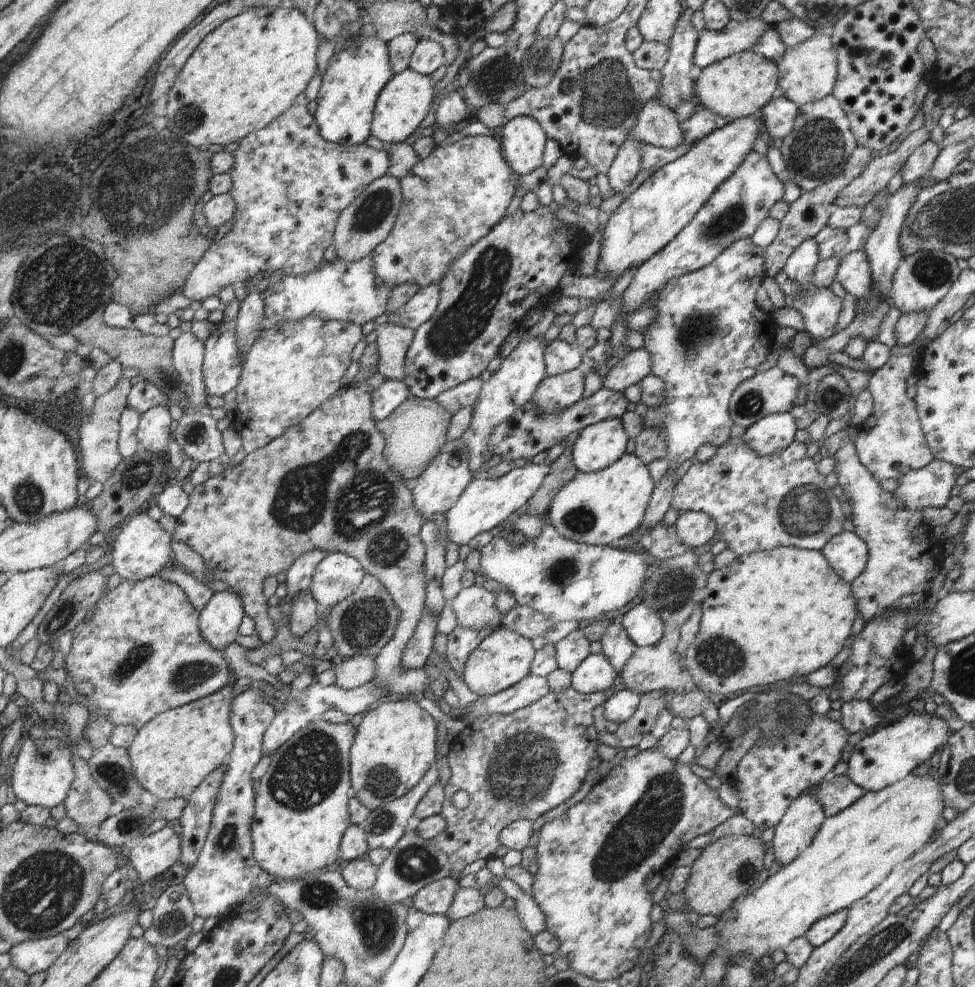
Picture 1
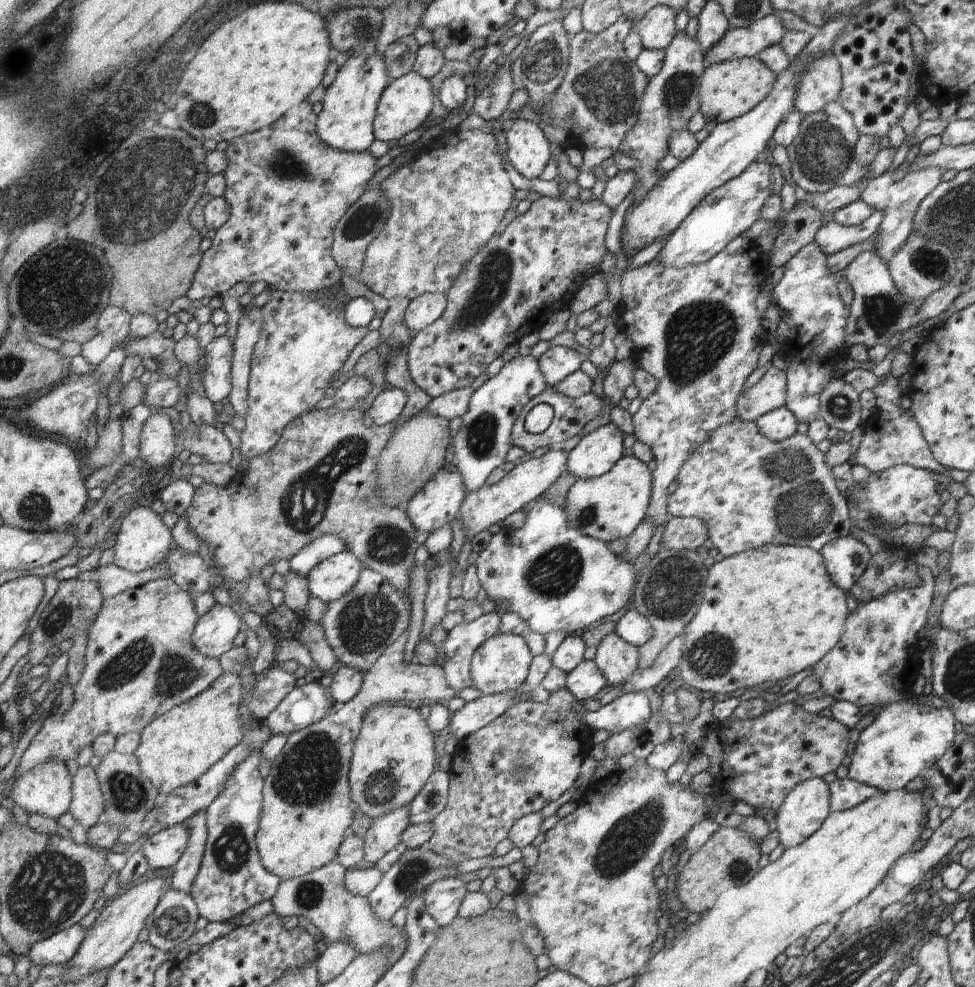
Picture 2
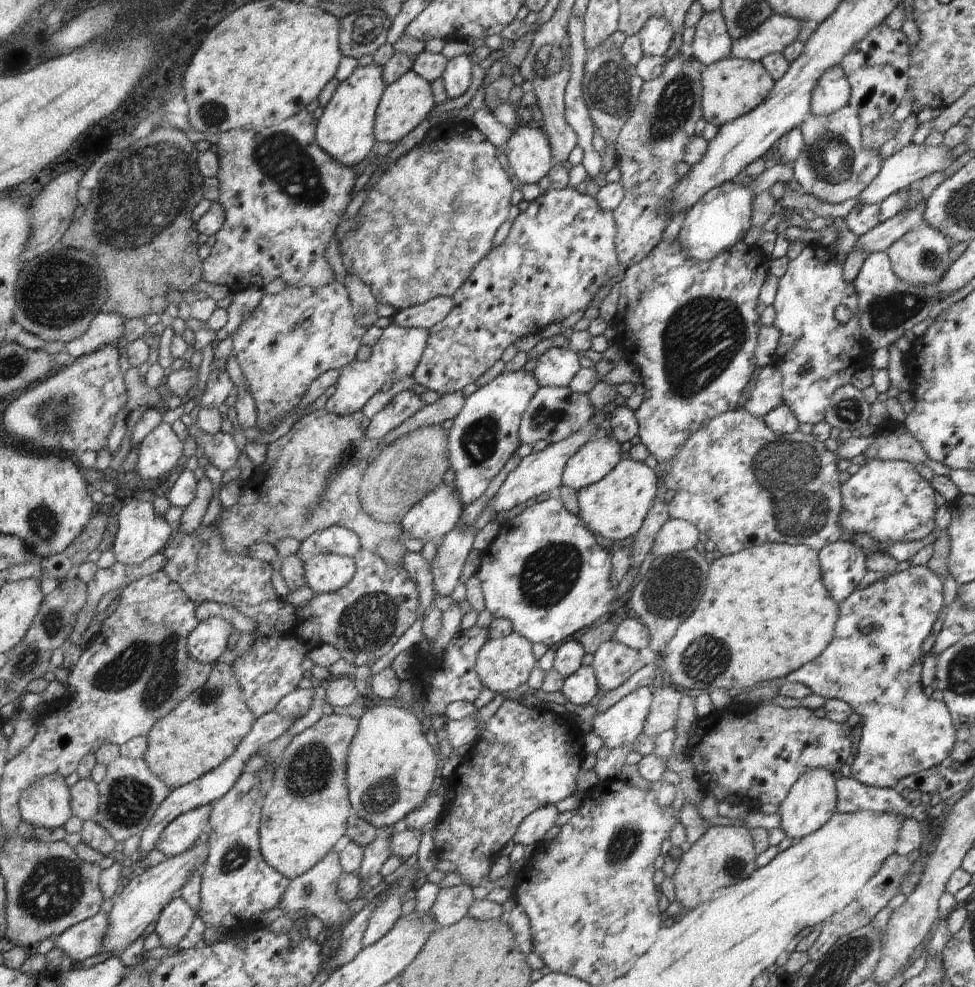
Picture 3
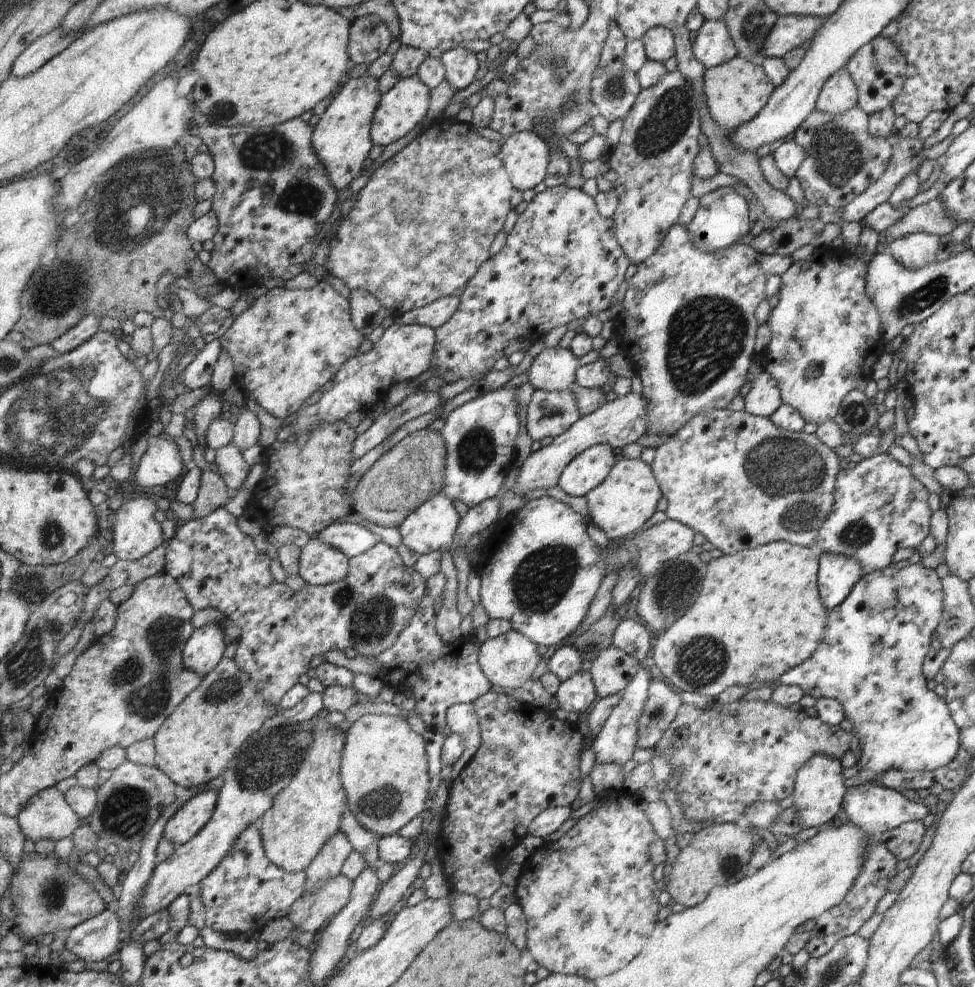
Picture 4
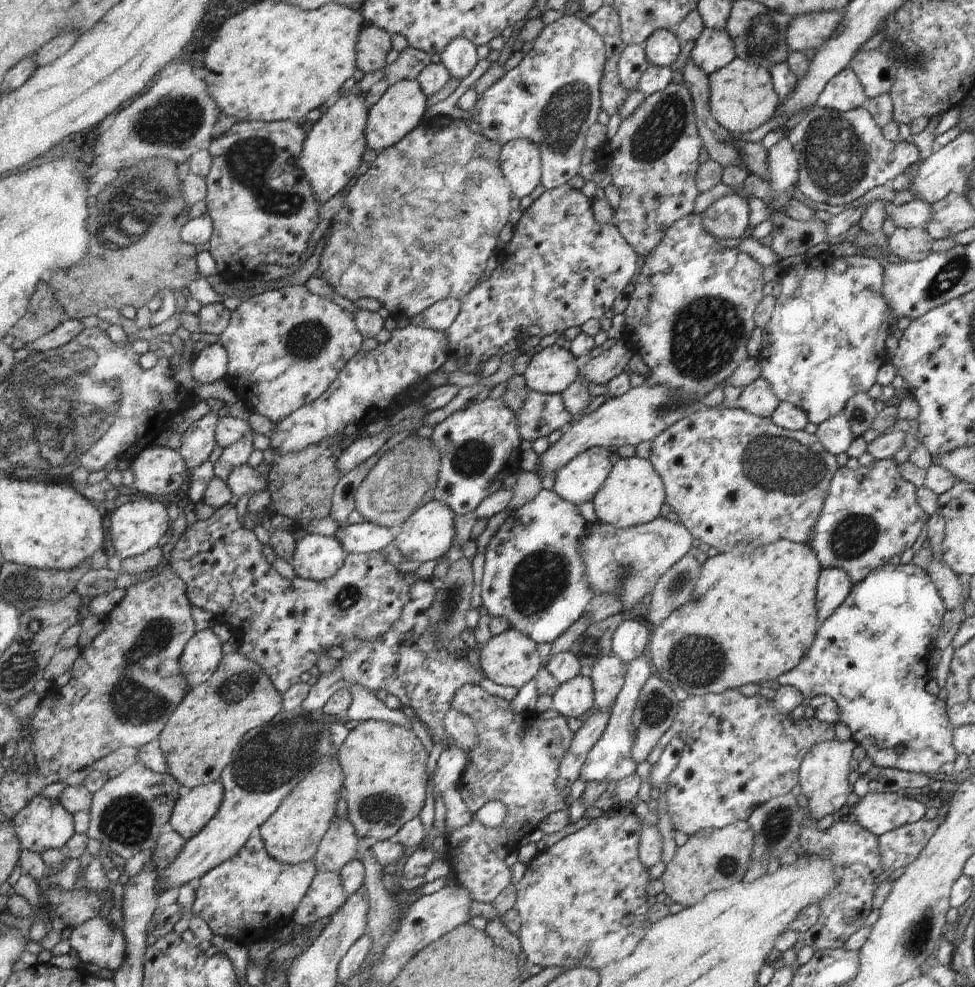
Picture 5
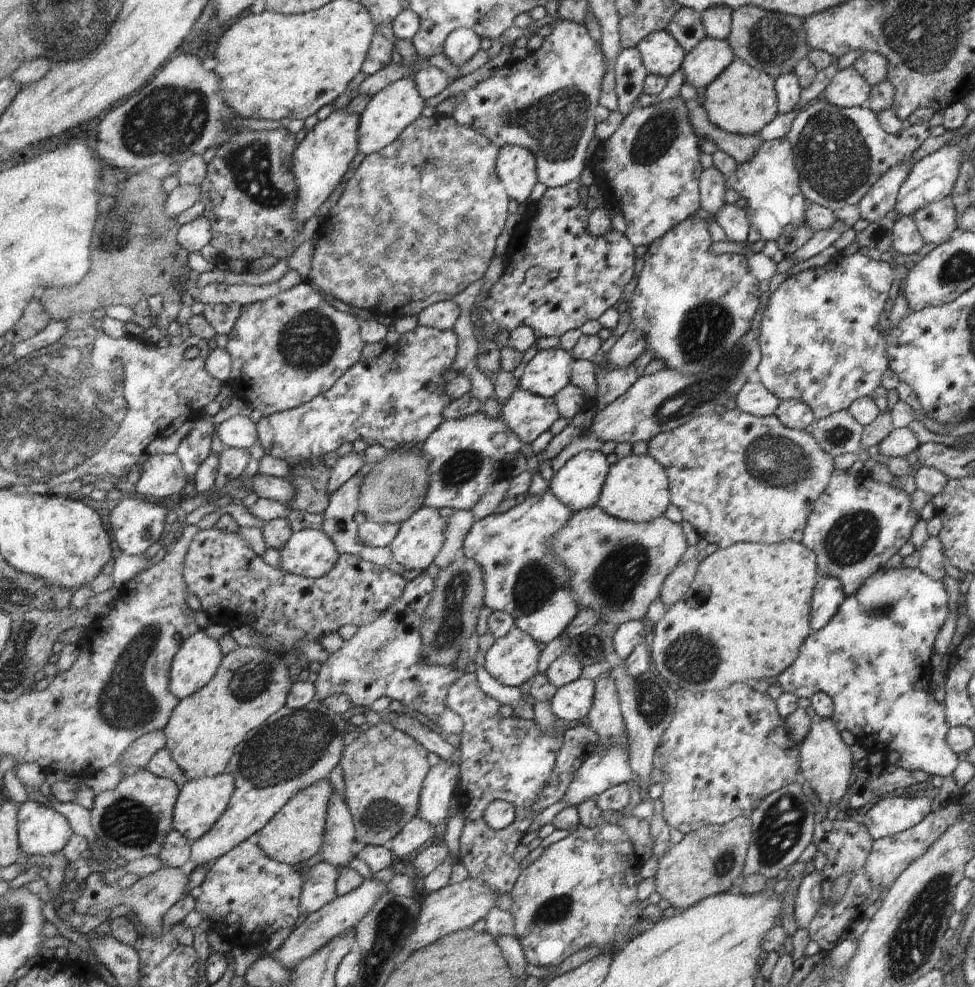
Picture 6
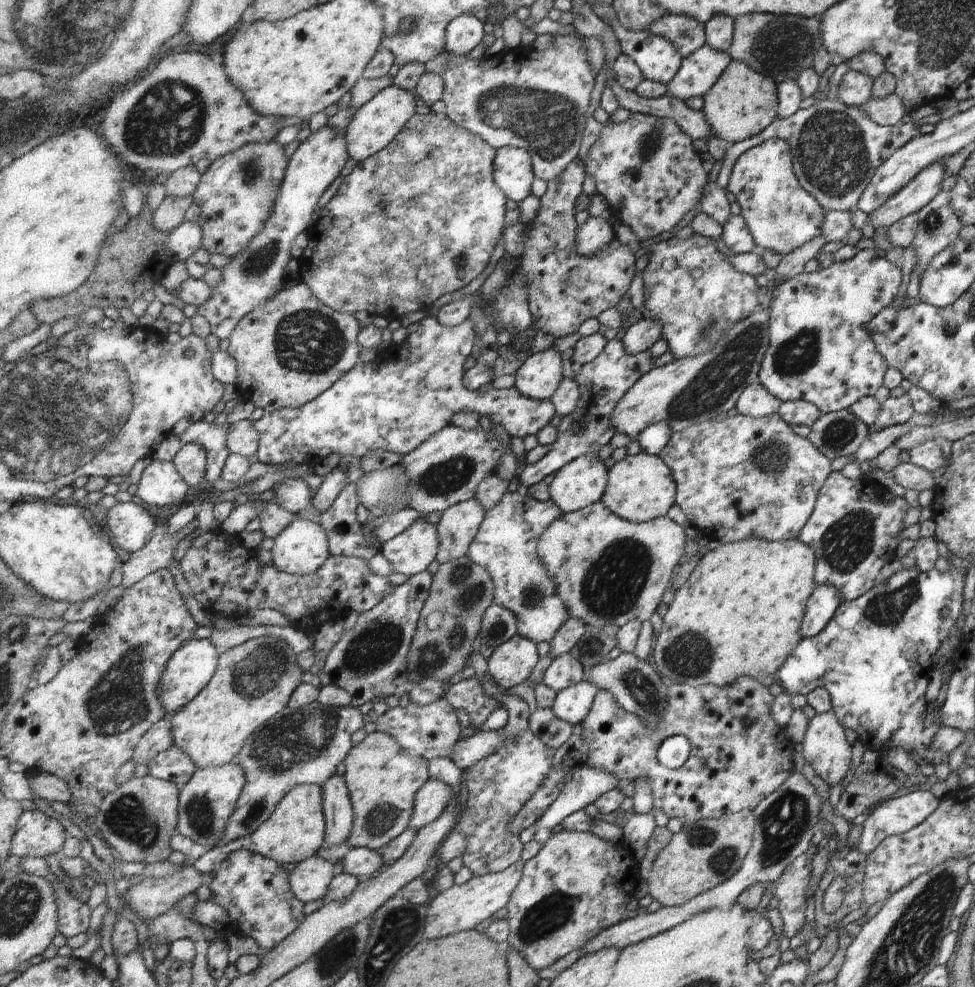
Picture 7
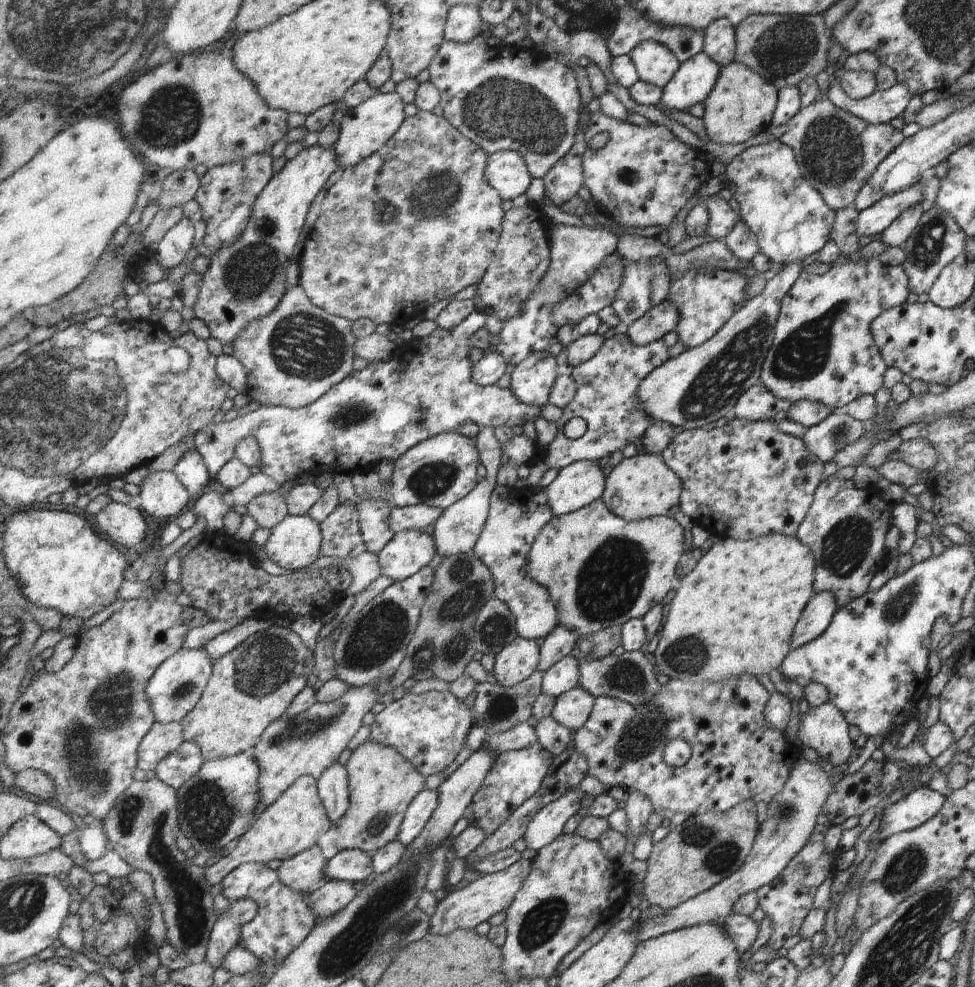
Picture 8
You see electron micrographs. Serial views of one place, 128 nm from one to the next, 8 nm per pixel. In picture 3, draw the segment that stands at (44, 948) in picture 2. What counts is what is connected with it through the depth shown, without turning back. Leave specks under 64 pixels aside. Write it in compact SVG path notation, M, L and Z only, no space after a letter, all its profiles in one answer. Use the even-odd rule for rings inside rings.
M100 912L55 937L54 946L60 948L73 962L83 961L101 954L103 940L107 938L109 928L109 914Z

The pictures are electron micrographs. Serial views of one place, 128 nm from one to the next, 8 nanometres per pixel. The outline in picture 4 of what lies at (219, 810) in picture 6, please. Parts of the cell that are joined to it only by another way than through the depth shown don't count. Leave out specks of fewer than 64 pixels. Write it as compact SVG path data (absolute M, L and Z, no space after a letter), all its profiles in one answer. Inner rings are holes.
M217 790L199 793L187 801L167 823L164 837L176 847L187 844L210 824L217 808Z

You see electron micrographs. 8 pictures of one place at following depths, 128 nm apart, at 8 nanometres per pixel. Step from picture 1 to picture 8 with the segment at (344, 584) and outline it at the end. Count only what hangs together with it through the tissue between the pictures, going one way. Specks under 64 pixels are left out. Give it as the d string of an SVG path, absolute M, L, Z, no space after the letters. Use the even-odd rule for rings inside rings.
M288 514L286 519L281 524L278 524L271 532L271 538L267 541L263 549L268 558L280 567L293 572L305 571L305 568L309 568L313 562L319 560L324 534L322 533L321 524L308 514Z

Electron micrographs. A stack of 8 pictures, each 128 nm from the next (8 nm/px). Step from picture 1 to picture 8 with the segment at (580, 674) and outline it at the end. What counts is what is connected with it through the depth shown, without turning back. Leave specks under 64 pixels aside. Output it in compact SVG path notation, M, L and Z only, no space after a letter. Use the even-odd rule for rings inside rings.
M581 685L559 696L553 716L573 732L585 726L593 712L596 698Z

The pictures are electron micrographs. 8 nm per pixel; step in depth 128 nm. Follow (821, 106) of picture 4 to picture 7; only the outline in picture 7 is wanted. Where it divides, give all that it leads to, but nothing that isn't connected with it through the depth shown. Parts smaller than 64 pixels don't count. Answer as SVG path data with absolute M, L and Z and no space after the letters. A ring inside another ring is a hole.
M848 70L838 78L836 99L844 105L856 107L870 99L873 79L863 73Z

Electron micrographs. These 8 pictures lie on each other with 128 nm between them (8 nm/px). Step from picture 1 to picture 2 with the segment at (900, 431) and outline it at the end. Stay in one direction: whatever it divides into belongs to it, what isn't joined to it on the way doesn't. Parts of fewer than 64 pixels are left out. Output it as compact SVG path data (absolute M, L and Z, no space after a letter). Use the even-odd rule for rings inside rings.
M887 373L879 378L879 382L871 388L874 395L874 406L870 418L861 425L863 439L855 452L855 465L861 465L871 472L883 472L891 466L905 464L917 469L923 469L939 474L946 474L946 469L940 466L931 455L927 444L921 437L921 432L911 412L901 410L899 400L902 393L897 388L897 379Z

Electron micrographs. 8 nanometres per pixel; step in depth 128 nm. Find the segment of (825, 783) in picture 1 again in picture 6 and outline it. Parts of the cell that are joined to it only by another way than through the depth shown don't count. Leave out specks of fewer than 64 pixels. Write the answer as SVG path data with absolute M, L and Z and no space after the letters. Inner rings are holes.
M887 797L875 801L863 816L862 824L875 839L892 835L917 824L929 814L928 797Z

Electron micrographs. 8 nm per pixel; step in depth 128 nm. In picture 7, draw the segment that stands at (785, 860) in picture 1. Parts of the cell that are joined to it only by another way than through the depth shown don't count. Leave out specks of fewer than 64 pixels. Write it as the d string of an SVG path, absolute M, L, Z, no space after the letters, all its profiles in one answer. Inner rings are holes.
M829 710L815 714L808 720L801 742L804 764L811 766L813 772L830 788L841 783L851 770L851 746L845 741L843 730L835 715Z

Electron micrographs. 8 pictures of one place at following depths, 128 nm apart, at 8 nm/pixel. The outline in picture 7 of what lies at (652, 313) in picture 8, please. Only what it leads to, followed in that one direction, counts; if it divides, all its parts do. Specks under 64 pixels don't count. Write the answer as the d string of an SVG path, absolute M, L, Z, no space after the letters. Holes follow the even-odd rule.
M642 318L626 330L621 342L630 355L638 355L649 350L661 338L662 323Z

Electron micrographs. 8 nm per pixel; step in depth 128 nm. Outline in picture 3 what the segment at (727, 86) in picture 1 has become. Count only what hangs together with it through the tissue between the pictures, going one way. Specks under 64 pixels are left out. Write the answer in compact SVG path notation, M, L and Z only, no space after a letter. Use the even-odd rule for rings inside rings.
M721 58L705 65L702 73L703 119L720 128L754 110L771 92L774 81L757 62L744 59Z

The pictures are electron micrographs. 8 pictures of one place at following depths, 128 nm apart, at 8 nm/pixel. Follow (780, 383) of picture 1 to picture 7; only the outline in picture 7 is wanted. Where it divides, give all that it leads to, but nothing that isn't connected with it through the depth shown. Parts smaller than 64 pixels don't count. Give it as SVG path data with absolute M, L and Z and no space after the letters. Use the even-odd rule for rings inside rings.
M758 382L743 390L734 406L737 413L750 417L766 417L776 412L782 402Z

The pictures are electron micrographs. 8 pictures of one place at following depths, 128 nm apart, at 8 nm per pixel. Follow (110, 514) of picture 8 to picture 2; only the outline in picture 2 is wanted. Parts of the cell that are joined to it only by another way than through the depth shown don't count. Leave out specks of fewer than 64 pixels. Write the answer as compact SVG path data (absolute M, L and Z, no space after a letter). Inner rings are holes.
M139 506L125 516L120 531L116 537L114 548L114 564L130 572L144 572L153 569L159 562L163 562L175 548L174 535L171 529L165 526L162 514L157 514L151 508Z

